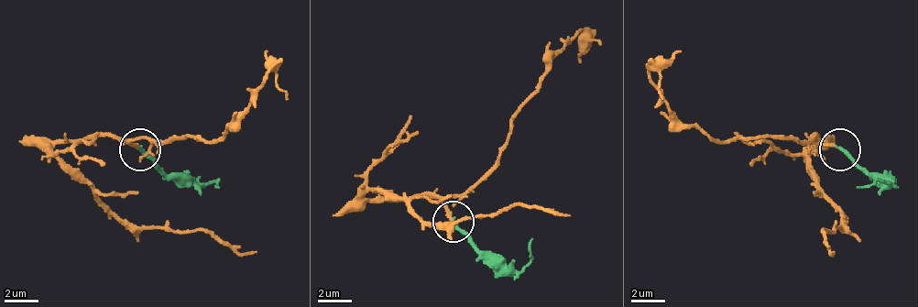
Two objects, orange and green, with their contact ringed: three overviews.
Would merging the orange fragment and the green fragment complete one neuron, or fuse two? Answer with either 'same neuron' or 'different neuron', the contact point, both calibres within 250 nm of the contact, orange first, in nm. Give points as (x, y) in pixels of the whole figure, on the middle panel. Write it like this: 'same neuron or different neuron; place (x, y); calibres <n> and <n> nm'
same neuron; place (453, 222); calibres 200 and 240 nm

